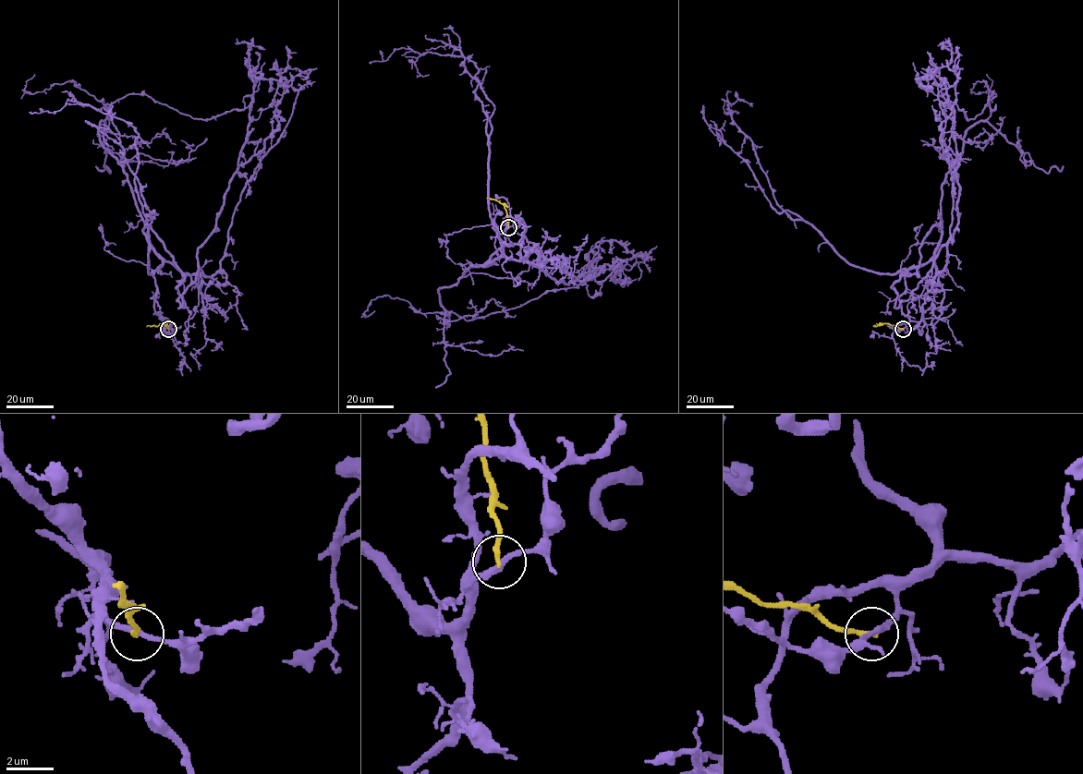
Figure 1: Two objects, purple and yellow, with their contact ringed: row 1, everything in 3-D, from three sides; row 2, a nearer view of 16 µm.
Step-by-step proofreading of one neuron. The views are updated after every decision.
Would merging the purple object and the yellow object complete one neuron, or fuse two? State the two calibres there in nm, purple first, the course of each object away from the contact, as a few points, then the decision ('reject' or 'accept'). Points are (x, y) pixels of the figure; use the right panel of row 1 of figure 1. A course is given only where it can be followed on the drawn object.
240/220 nm | purple via (903, 329), (903, 272), (933, 256), (945, 175), (996, 94), (967, 119), (926, 89), (912, 63) | yellow via (903, 329), (882, 323), (873, 326) | reject

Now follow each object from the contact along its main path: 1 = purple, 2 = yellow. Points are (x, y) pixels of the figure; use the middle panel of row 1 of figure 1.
1: (508, 227), (493, 227), (497, 258), (438, 289), (448, 314), (483, 318), (576, 287), (604, 236)
2: (508, 227), (504, 207), (487, 198)

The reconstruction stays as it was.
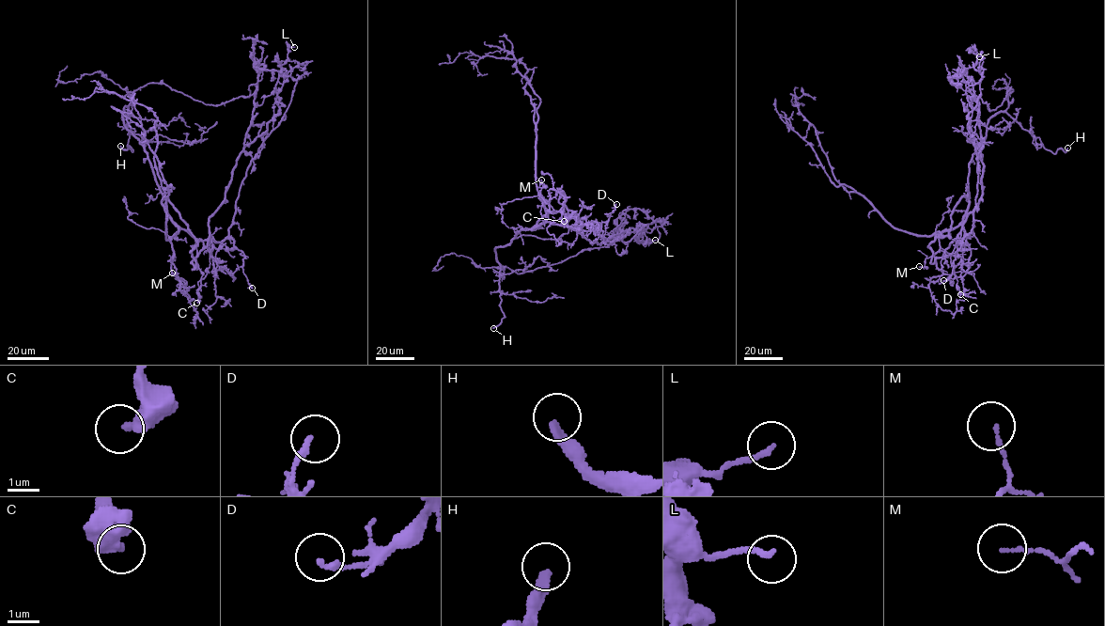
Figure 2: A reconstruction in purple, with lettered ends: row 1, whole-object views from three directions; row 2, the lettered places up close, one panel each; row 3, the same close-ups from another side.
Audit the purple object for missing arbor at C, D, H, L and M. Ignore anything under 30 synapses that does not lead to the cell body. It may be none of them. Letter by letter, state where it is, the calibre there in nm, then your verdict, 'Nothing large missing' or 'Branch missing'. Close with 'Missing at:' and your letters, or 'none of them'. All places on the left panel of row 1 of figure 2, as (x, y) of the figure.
C: Place: (196, 303). Thickness 400 nm. Nothing large missing
D: Place: (252, 288). Thickness 190 nm. Nothing large missing
H: Place: (120, 146). Thickness 280 nm. Branch missing
L: Place: (294, 47). Thickness 180 nm. Nothing large missing
M: Place: (172, 273). Thickness 90 nm. Nothing large missing
Missing at: H

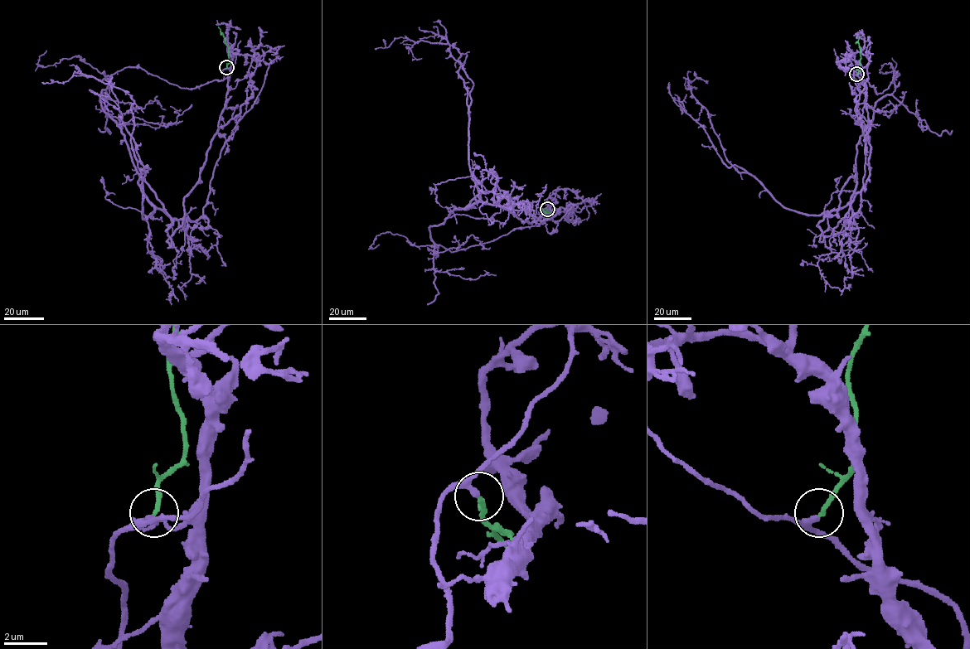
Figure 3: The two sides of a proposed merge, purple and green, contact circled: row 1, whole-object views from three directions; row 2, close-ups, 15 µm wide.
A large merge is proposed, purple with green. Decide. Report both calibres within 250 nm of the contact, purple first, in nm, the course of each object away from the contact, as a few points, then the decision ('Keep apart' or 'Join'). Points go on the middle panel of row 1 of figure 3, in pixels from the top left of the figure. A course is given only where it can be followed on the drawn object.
Thickness 200 nm (purple) against 200 nm. Course of purple: (547, 209), (538, 225), (464, 249), (437, 247), (430, 226), (479, 197), (458, 50), (399, 37), (375, 48). Course of green: (547, 209), (549, 213), (539, 210). Join

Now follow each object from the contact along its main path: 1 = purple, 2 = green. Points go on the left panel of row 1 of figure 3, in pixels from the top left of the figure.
1: (226, 68), (191, 89), (123, 68), (102, 90), (153, 207), (145, 219), (132, 97), (75, 72), (41, 82)
2: (226, 68), (229, 63), (228, 46), (218, 26)

